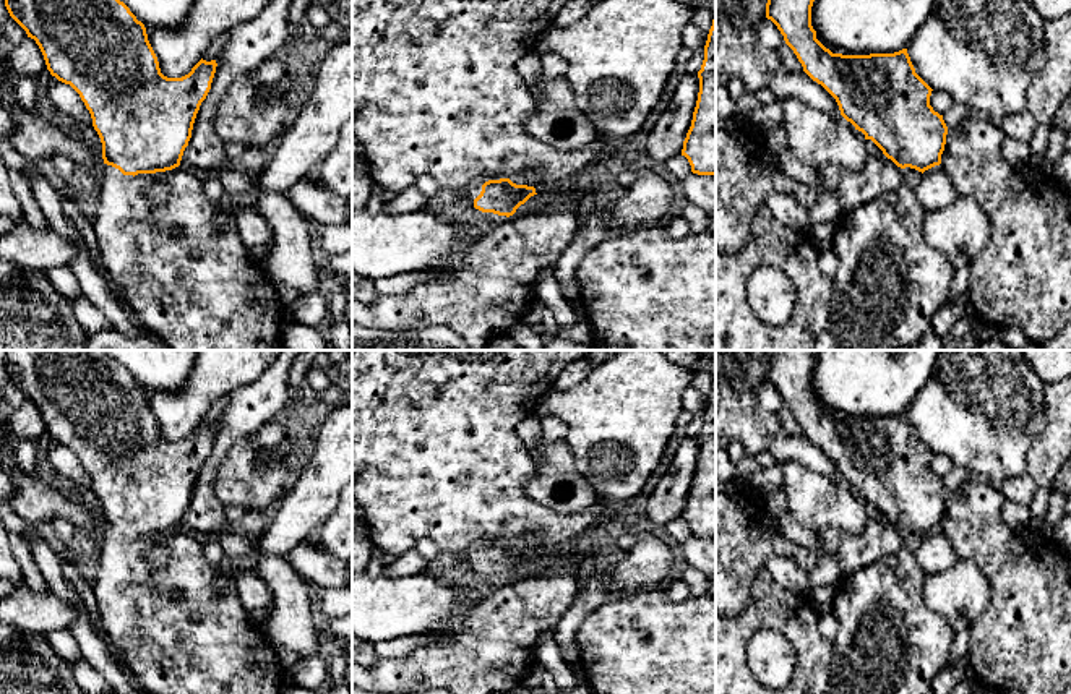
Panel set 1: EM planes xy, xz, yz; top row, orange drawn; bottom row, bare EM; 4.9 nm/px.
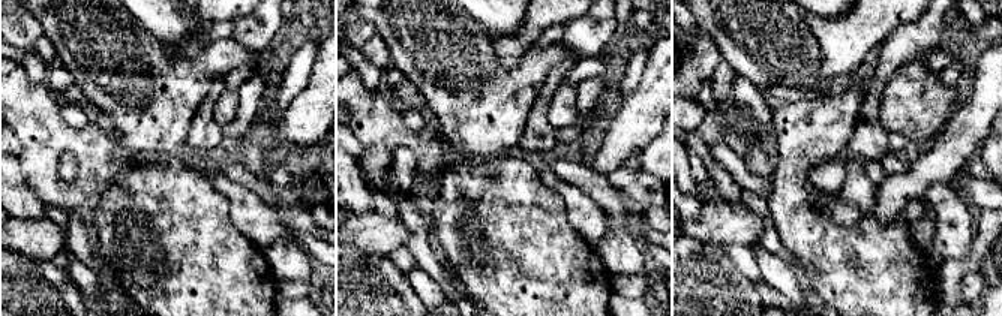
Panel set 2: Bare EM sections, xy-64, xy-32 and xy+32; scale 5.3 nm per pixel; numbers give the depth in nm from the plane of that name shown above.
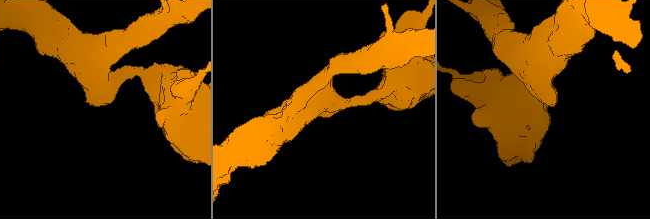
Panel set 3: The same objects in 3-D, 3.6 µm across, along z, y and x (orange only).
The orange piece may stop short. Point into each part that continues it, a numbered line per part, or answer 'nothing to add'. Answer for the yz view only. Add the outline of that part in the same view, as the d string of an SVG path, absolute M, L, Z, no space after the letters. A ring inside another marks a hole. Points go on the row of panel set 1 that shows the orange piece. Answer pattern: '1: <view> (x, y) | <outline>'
1: yz (890, 282) | M902 169L897 191L842 216L832 248L839 258L829 319L815 350L902 350L931 331L933 315L948 303L956 268L922 235L925 206L917 196L922 172Z

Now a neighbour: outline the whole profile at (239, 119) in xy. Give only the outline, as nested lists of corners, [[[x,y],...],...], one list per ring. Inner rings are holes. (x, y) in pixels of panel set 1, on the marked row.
[[[245,75],[227,89],[214,118],[216,133],[224,143],[263,149],[286,130],[287,102],[277,94],[260,107],[256,96],[261,88],[266,86]]]

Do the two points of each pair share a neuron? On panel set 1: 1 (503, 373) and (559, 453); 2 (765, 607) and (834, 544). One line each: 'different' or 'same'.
1: different
2: different

